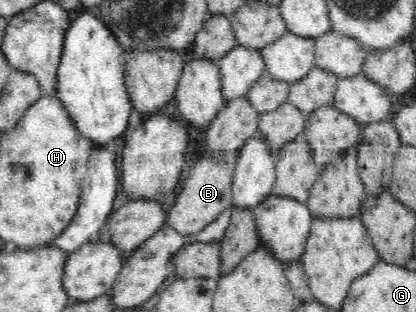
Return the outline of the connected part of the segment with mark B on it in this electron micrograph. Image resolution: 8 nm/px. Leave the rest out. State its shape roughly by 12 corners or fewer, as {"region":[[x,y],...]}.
{"region":[[207,148],[166,214],[196,235],[234,204],[234,164]]}

